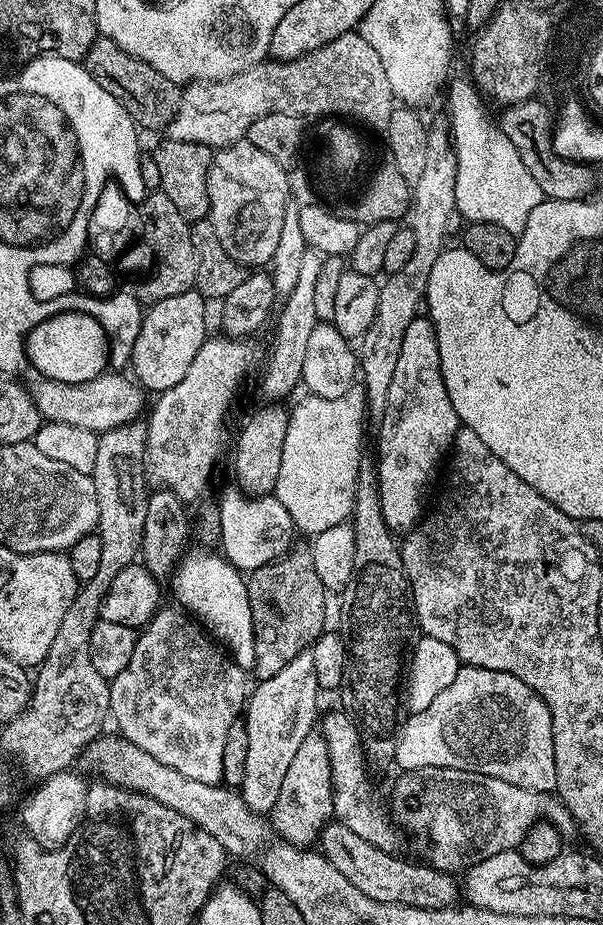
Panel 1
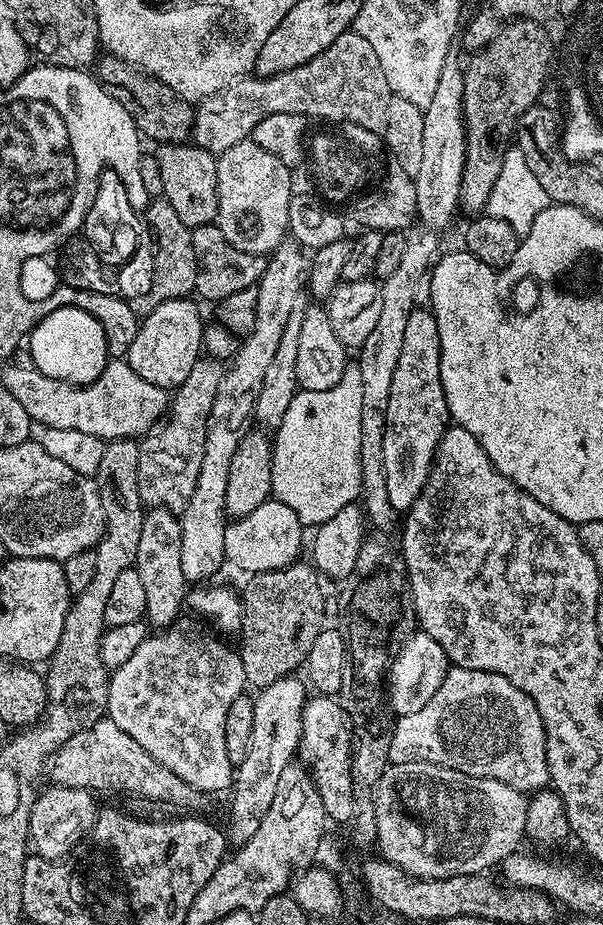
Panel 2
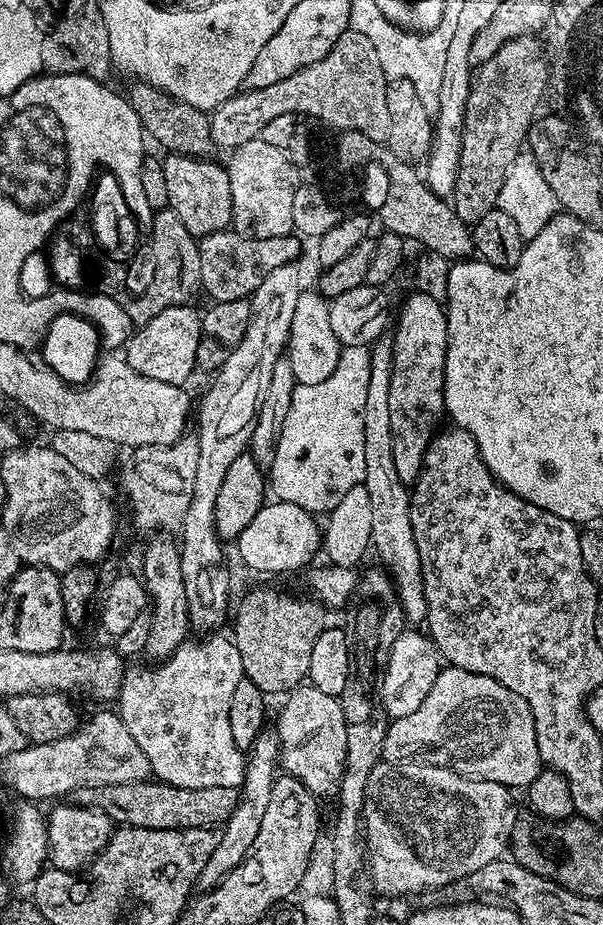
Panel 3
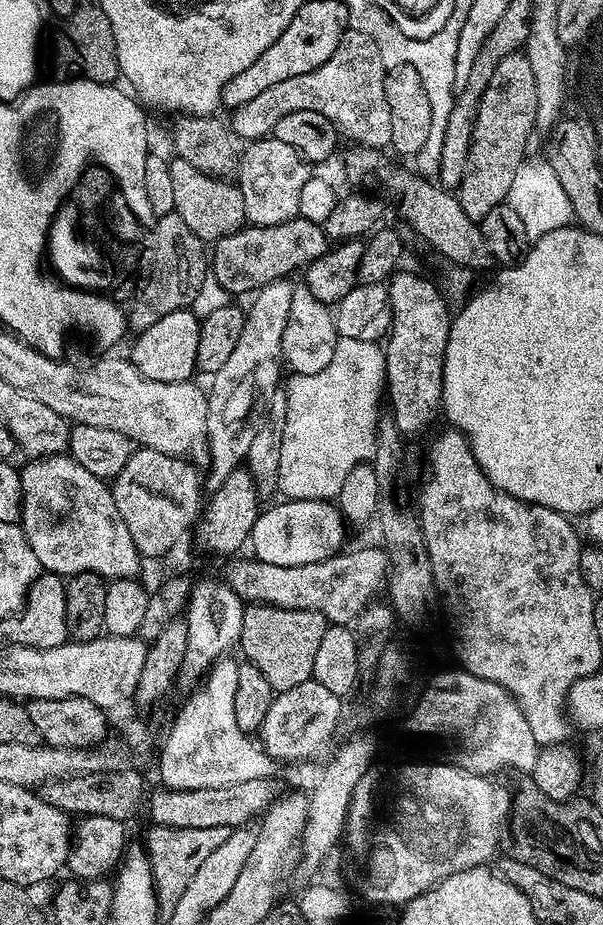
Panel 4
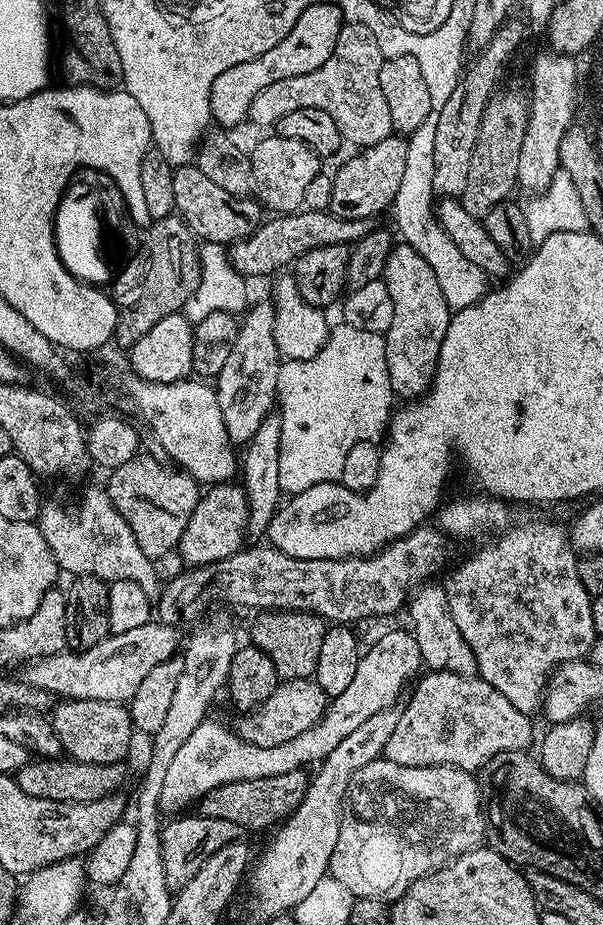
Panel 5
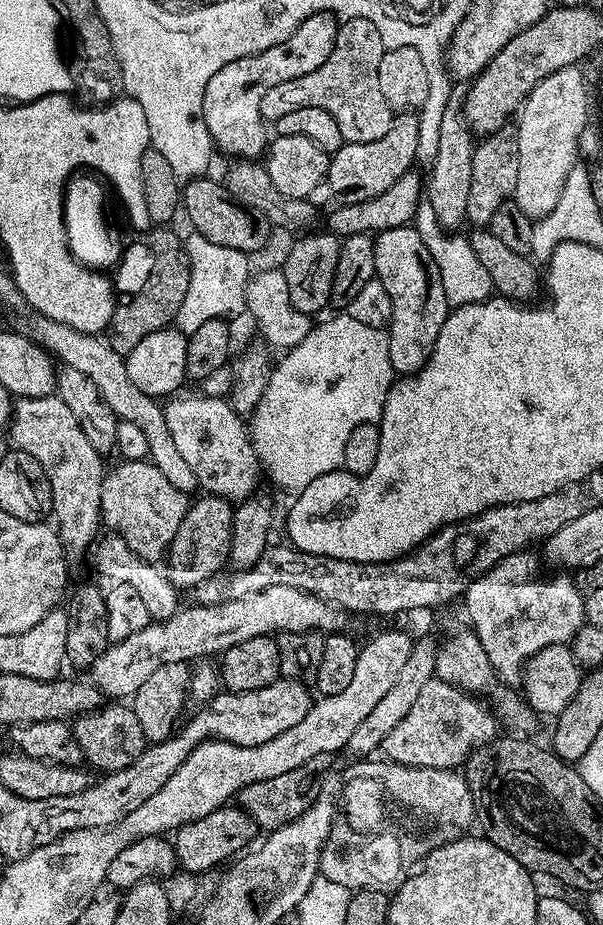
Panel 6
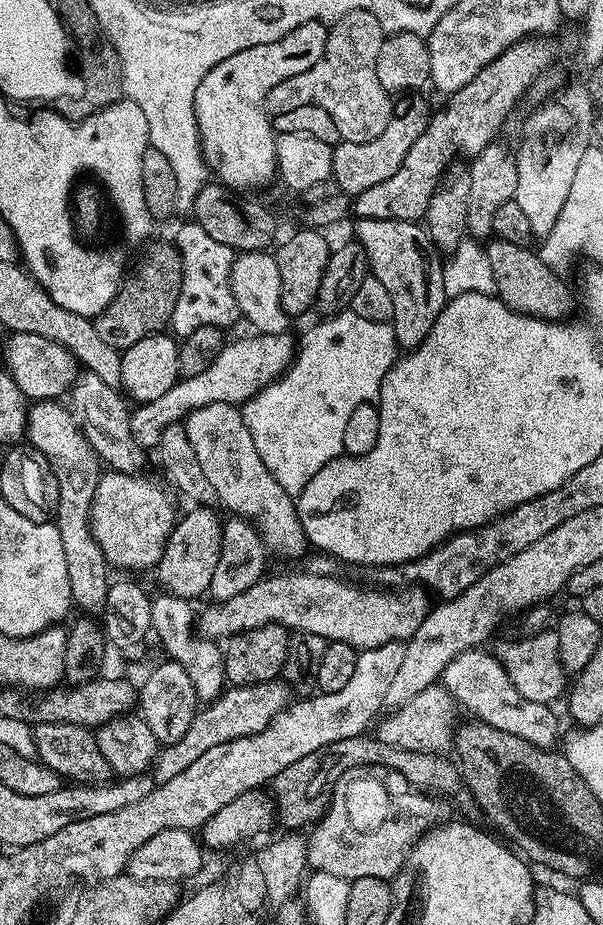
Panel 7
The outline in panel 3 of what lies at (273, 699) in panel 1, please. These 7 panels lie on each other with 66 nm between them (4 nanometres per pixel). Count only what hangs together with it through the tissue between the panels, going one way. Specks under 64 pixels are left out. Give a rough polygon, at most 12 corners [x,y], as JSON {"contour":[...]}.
{"contour":[[261,732],[238,806],[198,881],[213,888],[254,846],[278,775],[280,737]]}

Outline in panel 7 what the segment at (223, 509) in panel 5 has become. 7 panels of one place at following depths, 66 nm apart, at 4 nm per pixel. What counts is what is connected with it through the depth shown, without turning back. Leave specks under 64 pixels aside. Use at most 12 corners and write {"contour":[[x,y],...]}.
{"contour":[[222,516],[177,519],[154,575],[165,593],[204,596],[222,550]]}

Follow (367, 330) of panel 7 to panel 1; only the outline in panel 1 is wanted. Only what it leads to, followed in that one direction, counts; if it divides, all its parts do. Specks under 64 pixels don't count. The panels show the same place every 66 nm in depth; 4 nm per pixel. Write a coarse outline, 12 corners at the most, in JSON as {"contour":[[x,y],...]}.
{"contour":[[366,401],[291,405],[274,495],[311,538],[351,517]]}

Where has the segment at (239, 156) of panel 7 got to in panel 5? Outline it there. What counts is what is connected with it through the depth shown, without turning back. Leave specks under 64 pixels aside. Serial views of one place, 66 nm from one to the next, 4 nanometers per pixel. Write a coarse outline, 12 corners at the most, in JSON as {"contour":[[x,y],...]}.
{"contour":[[306,6],[278,46],[230,66],[210,90],[213,121],[232,130],[254,98],[334,54],[344,11]]}

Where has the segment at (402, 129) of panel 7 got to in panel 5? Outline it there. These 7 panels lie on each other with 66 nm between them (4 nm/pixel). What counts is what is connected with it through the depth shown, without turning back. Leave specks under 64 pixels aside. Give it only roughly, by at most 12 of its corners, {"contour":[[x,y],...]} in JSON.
{"contour":[[387,136],[332,176],[331,215],[372,220],[395,202],[408,141]]}

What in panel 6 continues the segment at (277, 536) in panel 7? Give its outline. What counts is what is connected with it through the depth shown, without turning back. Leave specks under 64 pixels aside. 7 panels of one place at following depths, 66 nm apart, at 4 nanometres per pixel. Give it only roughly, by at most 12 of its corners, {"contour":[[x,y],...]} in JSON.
{"contour":[[176,394],[166,430],[197,485],[247,500],[262,480],[225,397]]}

